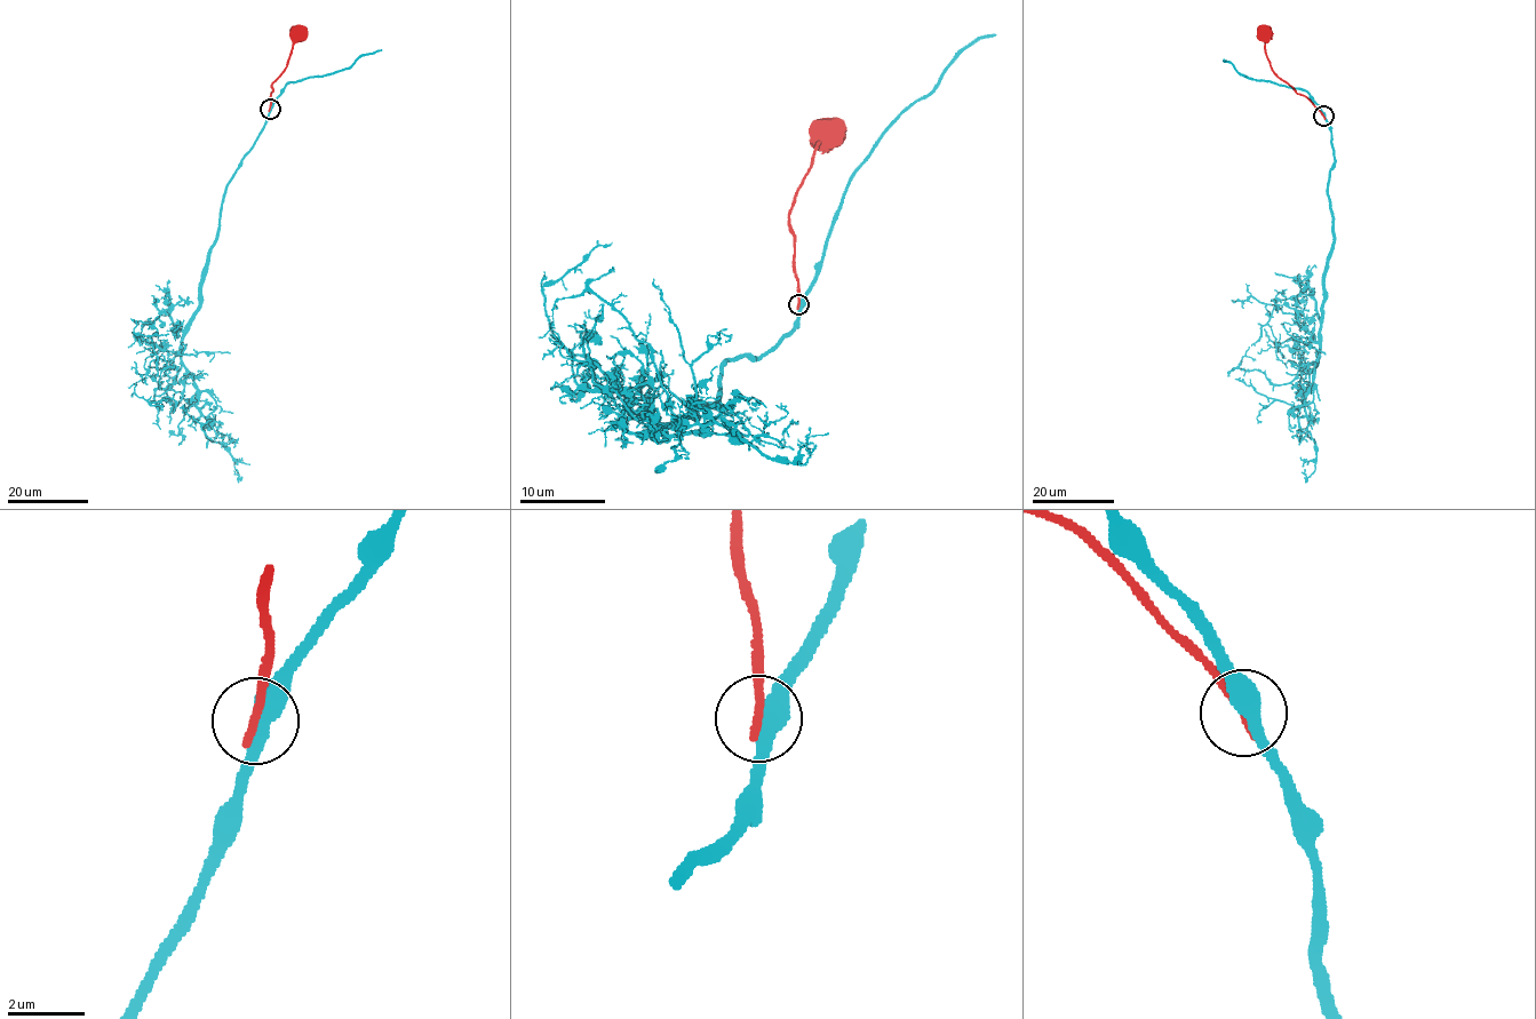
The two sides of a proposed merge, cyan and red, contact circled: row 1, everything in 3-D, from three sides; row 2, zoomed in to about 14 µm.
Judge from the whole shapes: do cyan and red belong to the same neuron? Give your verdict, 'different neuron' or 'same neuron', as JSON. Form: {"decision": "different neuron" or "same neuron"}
{"decision": "same neuron"}

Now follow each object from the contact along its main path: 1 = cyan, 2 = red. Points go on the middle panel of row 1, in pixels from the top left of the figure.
1: (800, 304), (772, 351), (729, 360), (719, 401), (665, 430), (724, 419), (800, 466), (797, 444)
2: (800, 304), (789, 209), (811, 168), (817, 142), (827, 134)

